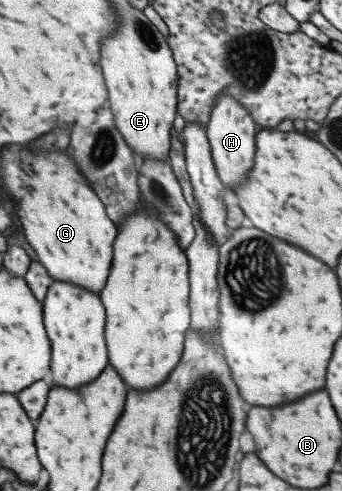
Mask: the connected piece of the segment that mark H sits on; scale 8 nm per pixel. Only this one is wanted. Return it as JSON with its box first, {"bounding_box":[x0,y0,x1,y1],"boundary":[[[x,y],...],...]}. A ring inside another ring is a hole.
{"bounding_box":[205,95,255,190],"boundary":[[[223,95],[211,107],[209,121],[205,127],[211,159],[219,181],[227,187],[227,190],[239,187],[245,181],[247,171],[253,167],[253,155],[255,154],[255,122],[251,119],[249,111],[243,109],[237,103],[237,99],[233,99],[231,95]]]}

